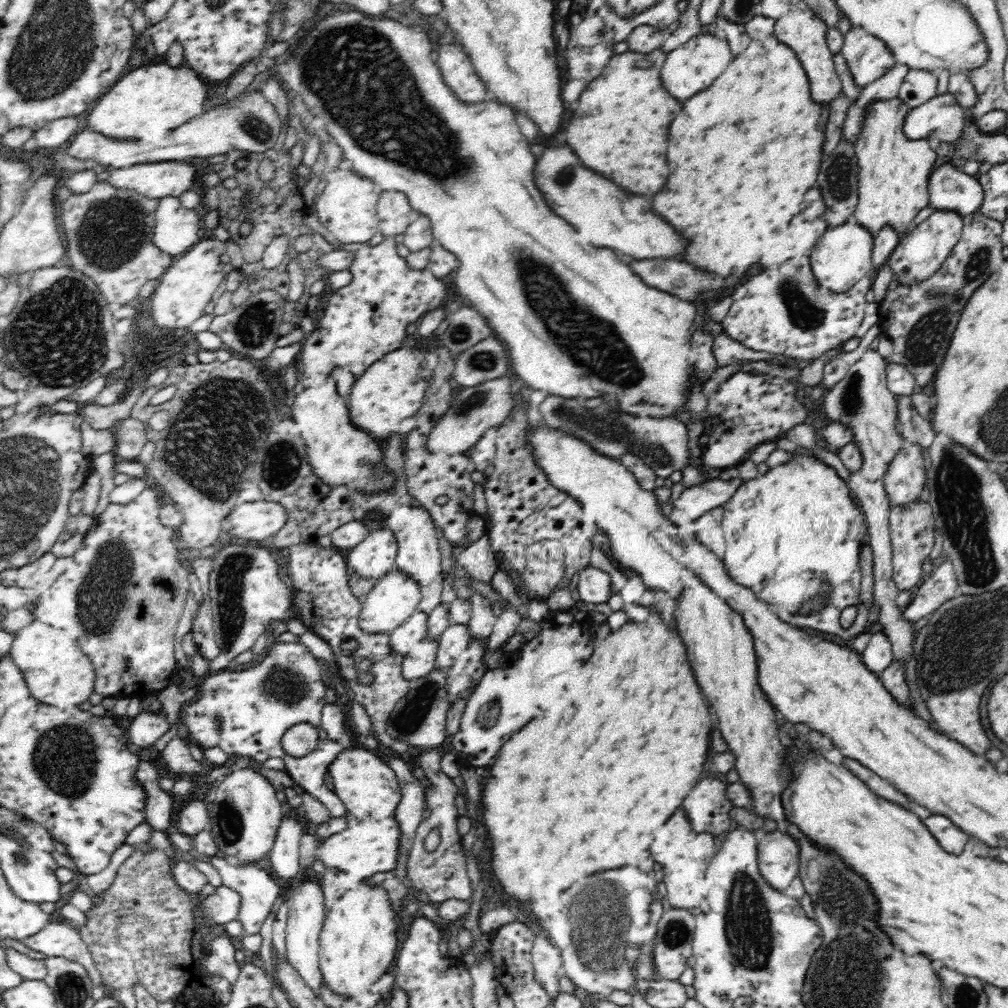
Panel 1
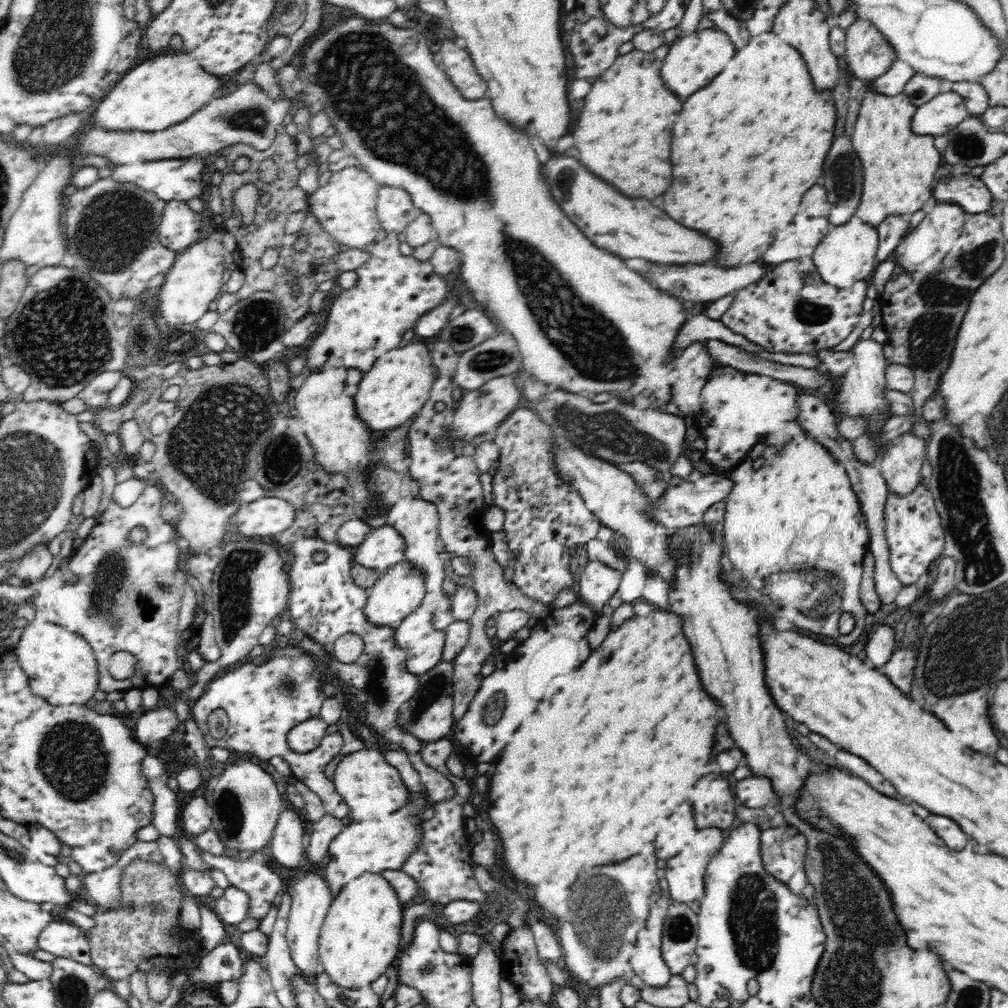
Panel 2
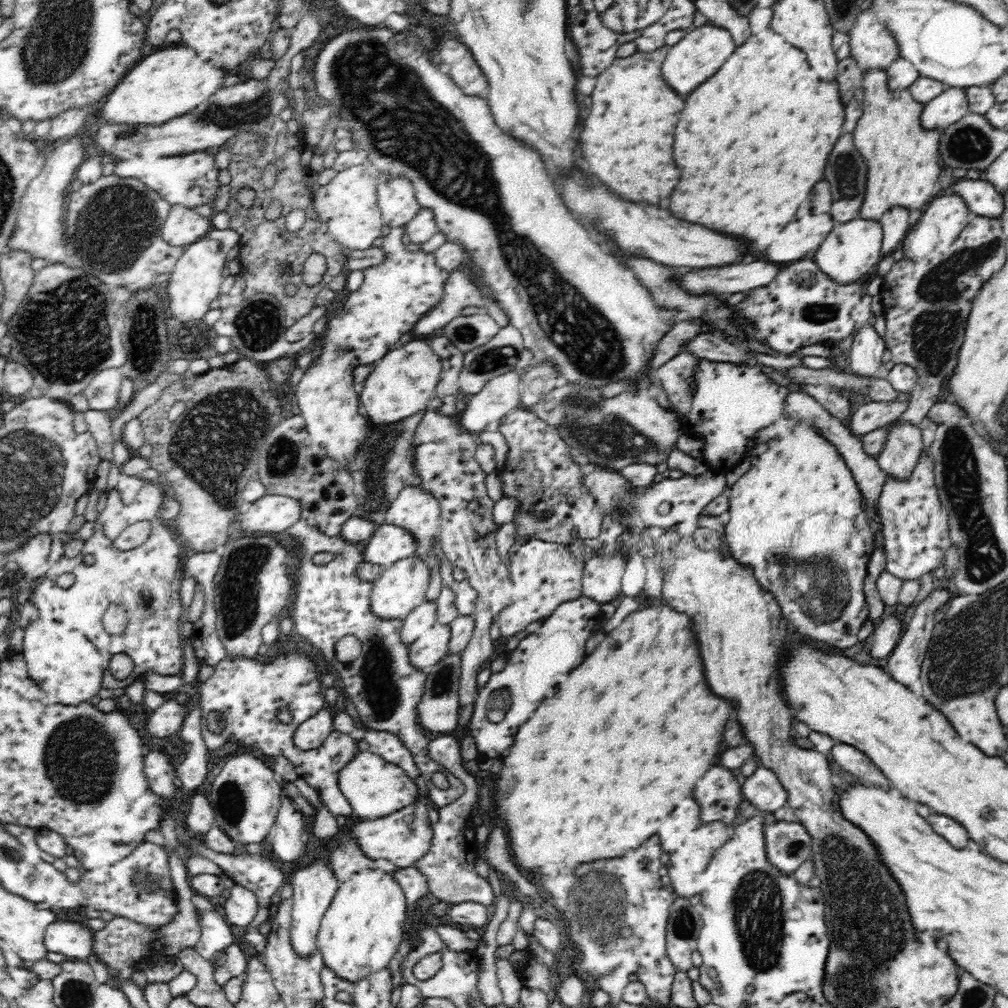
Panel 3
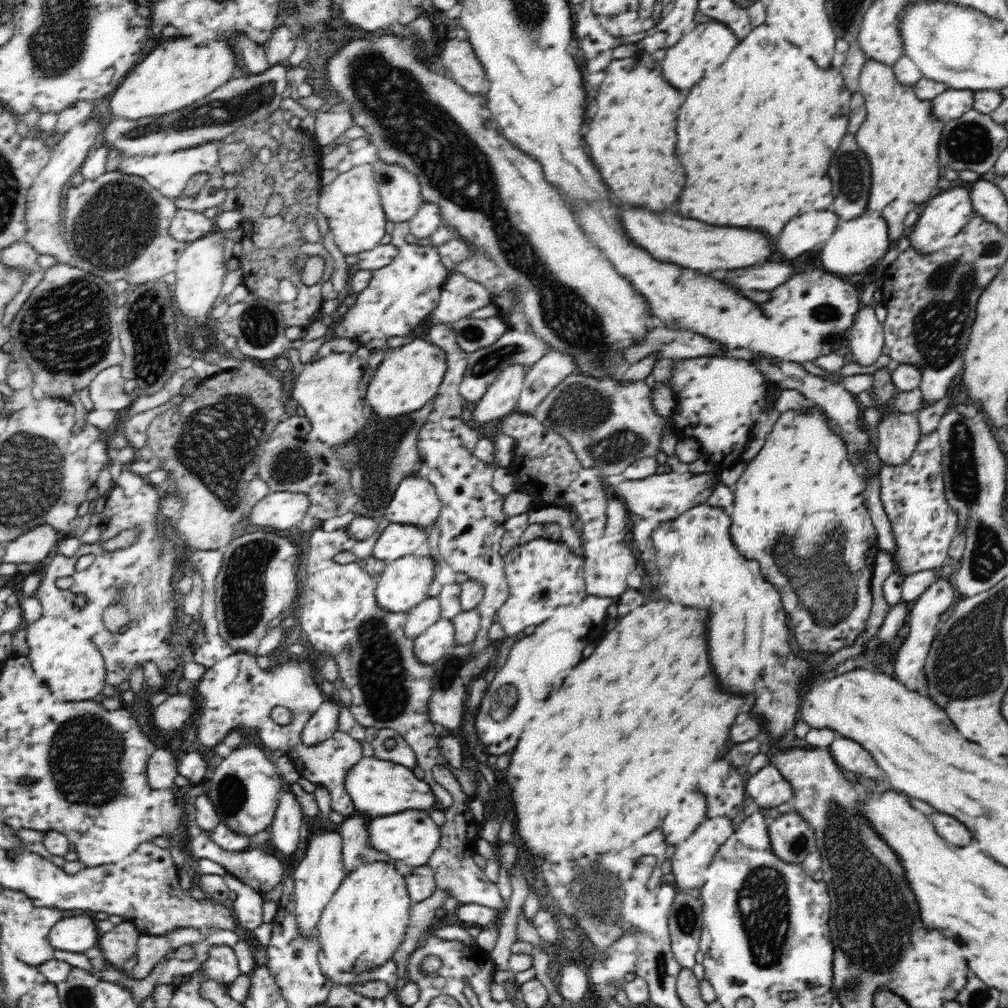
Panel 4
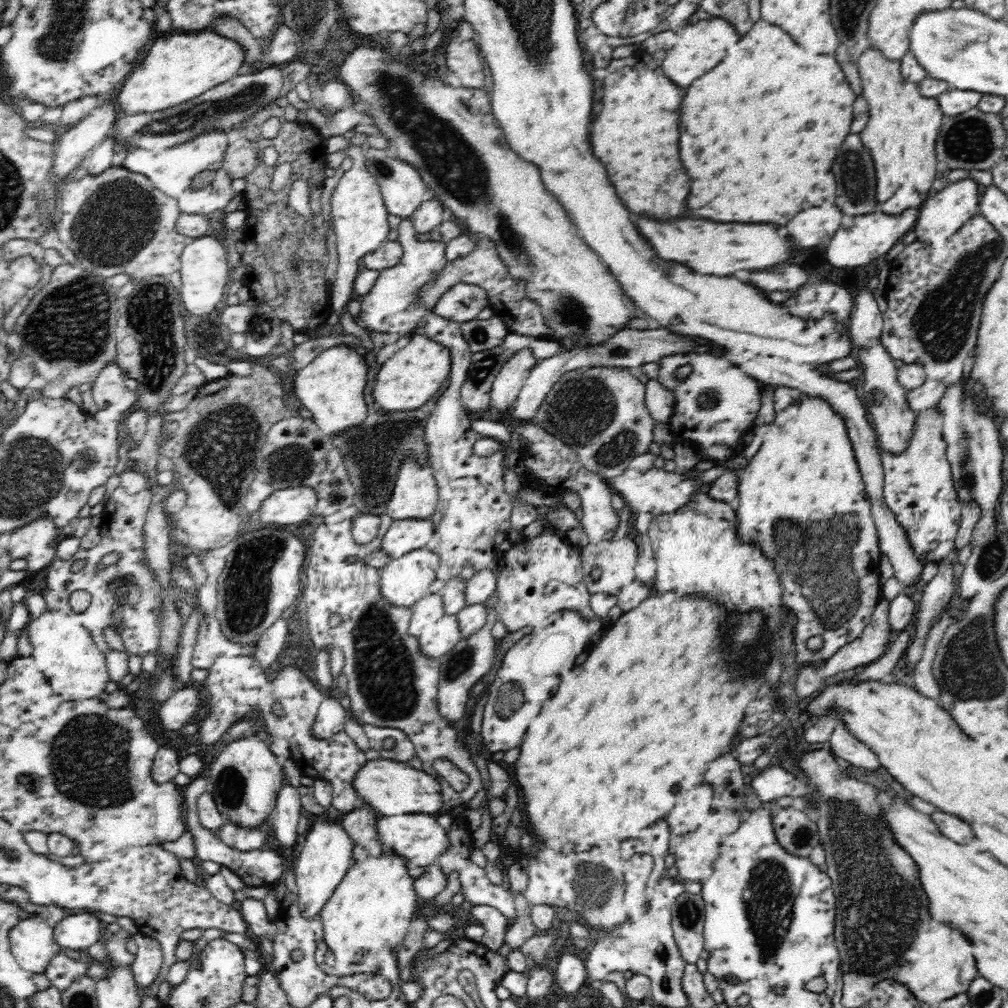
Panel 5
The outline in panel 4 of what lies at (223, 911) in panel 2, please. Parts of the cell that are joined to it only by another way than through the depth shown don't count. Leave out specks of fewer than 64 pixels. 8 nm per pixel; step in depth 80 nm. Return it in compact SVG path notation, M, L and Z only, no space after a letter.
M228 872L224 877L228 888L236 893L236 898L233 900L231 908L233 918L239 927L246 928L251 933L263 923L263 896Z

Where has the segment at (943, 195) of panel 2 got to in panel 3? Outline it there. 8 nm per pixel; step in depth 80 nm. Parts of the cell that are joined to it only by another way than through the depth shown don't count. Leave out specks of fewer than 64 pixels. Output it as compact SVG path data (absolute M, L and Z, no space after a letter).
M961 175L945 190L940 190L939 195L950 194L962 197L972 216L980 215L988 218L1001 218L1004 212L1004 199L996 191L992 183L979 179L967 179Z

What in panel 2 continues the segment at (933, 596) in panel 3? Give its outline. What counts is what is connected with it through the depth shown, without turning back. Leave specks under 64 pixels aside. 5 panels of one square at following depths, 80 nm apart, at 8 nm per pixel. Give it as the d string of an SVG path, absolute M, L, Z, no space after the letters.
M904 646L893 652L891 659L880 669L892 685L908 695L912 688L912 670L917 665L914 659L914 646Z

